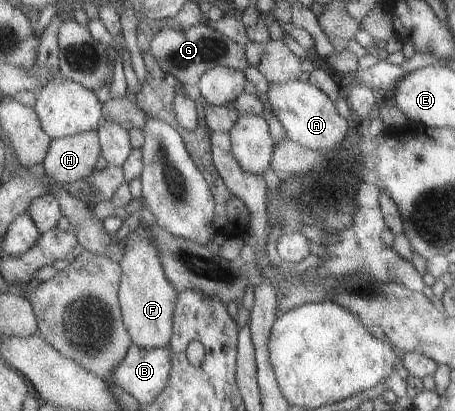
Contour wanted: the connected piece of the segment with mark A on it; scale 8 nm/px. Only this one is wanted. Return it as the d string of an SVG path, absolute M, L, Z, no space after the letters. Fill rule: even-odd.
M295 80L286 84L269 85L266 95L291 141L318 152L338 153L350 127L348 121L338 112L336 101L332 101L324 91L308 82Z

